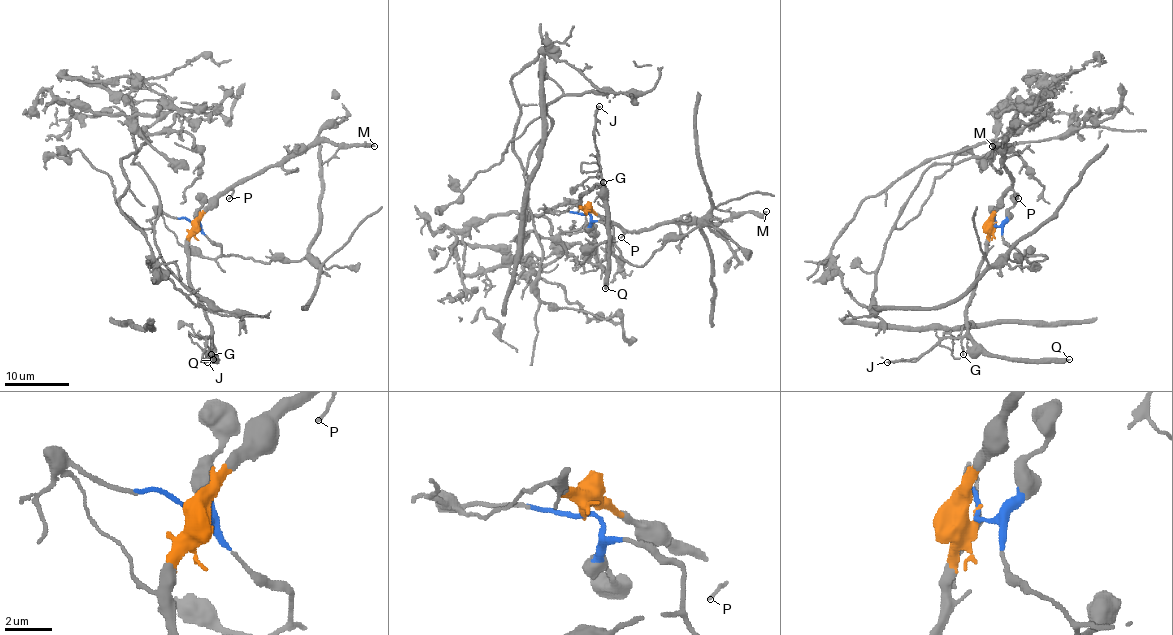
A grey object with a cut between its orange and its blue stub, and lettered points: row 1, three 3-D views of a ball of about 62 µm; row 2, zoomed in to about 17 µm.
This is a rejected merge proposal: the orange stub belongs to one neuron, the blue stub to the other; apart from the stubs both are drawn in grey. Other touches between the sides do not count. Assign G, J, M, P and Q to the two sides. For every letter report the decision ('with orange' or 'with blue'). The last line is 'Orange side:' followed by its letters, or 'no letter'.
G: with orange
J: with orange
M: with orange
P: with orange
Q: with orange
Orange side: G, J, M, P, Q

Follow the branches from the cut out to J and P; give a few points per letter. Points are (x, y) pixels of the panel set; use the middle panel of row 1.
J: (585, 213), (580, 207), (580, 197), (593, 186), (603, 186), (594, 134), (594, 111), (599, 106)
P: (585, 213), (594, 212), (616, 223), (625, 233), (620, 238)

